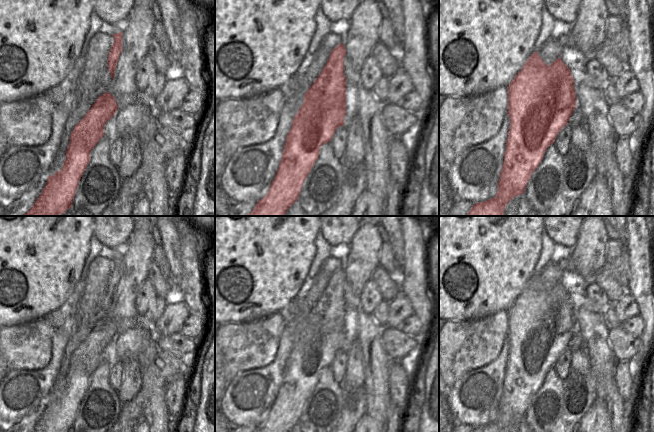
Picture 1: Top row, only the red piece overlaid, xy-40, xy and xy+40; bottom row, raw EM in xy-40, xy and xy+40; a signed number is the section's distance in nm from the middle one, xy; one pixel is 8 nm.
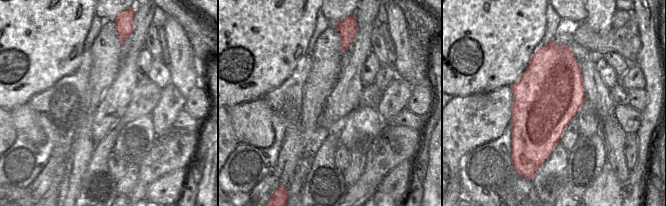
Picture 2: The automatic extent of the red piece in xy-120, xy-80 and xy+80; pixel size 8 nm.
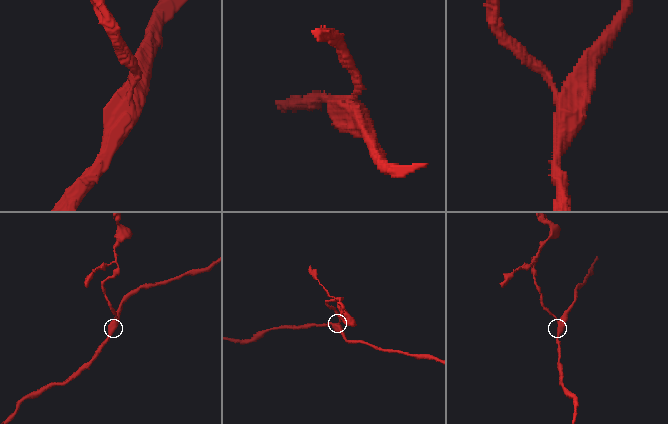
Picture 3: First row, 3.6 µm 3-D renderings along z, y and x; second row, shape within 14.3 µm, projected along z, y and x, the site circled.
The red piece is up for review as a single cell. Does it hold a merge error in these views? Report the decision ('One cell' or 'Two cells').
Two cells.

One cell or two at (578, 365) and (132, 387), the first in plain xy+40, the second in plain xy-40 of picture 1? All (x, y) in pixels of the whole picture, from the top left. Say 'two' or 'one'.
one

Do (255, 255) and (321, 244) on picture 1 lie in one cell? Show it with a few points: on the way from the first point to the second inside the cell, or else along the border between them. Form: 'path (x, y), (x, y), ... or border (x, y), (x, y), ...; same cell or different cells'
border (319, 231), (316, 235), (316, 252), (310, 268); different cells

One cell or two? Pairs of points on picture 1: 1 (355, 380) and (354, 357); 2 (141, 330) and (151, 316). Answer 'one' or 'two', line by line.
1: one
2: two

